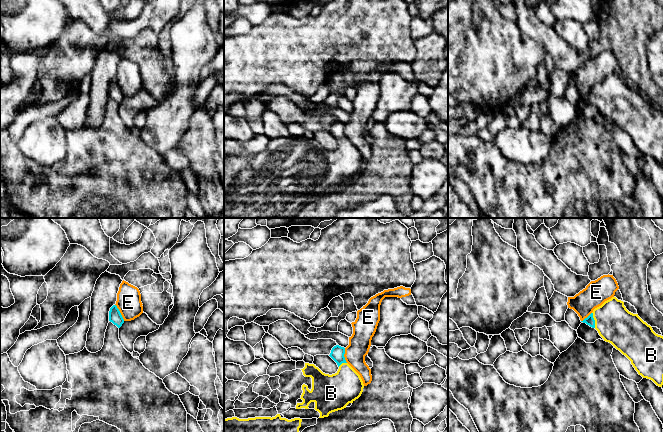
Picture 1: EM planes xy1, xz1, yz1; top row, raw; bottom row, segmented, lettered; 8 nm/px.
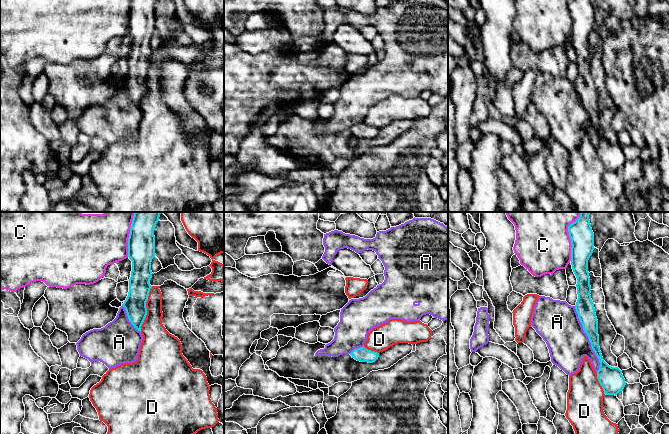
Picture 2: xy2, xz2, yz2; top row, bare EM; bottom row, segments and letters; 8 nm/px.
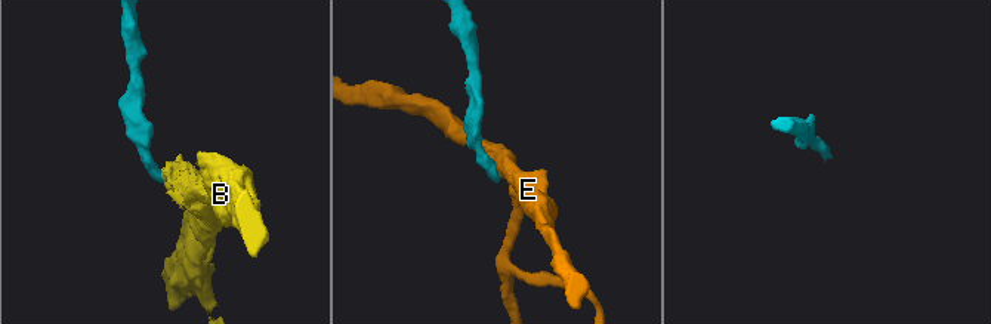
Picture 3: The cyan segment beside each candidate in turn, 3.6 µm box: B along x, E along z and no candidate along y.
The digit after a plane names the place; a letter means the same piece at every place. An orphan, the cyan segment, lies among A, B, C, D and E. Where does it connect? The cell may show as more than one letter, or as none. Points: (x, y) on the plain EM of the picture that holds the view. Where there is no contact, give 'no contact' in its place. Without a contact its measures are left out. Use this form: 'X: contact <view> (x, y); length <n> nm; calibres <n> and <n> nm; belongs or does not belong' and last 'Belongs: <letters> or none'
A: contact yz2 (589, 115); length 550 nm; calibres 150 and 320 nm; does not belong
B: contact yz1 (594, 96); length 130 nm; calibres 70 and 300 nm; belongs
C: contact yz2 (571, 18); length 300 nm; calibres 190 and 400 nm; does not belong
D: contact xy2 (146, 85); length 380 nm; calibres 180 and 220 nm; does not belong
E: contact xy1 (119, 88); length 150 nm; calibres 100 and 190 nm; does not belong
Belongs: B

